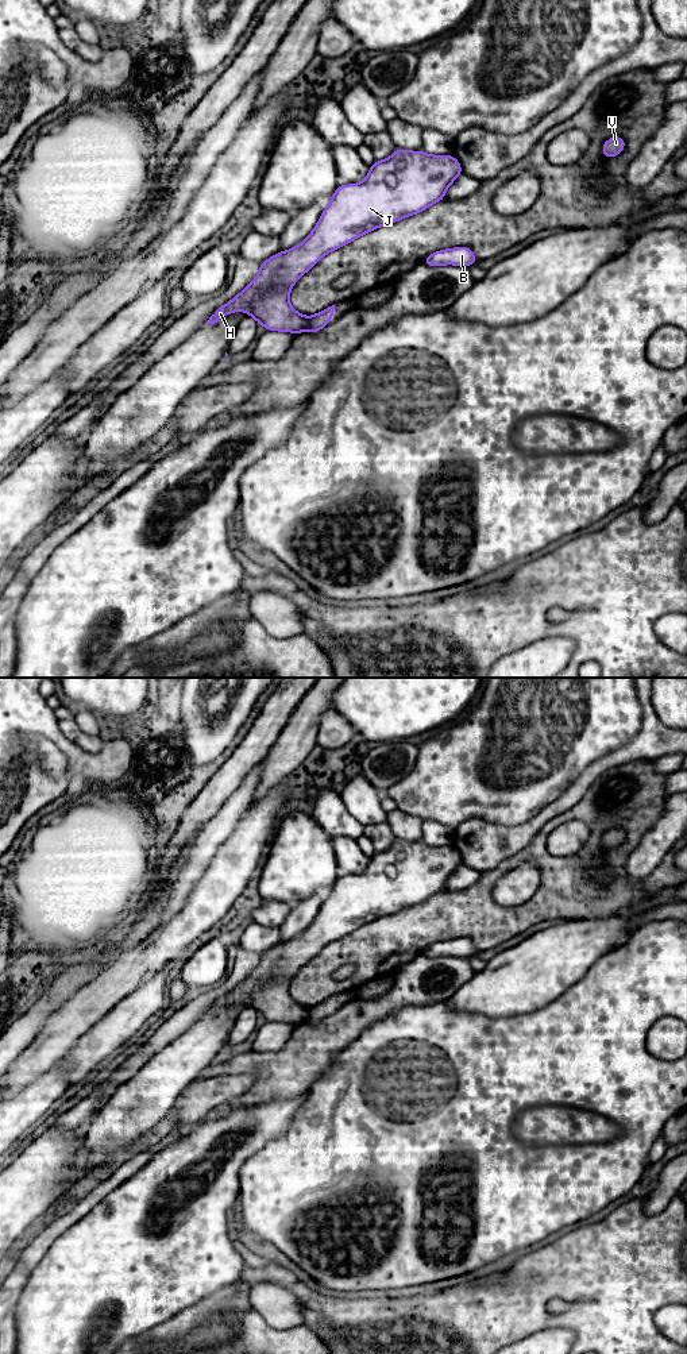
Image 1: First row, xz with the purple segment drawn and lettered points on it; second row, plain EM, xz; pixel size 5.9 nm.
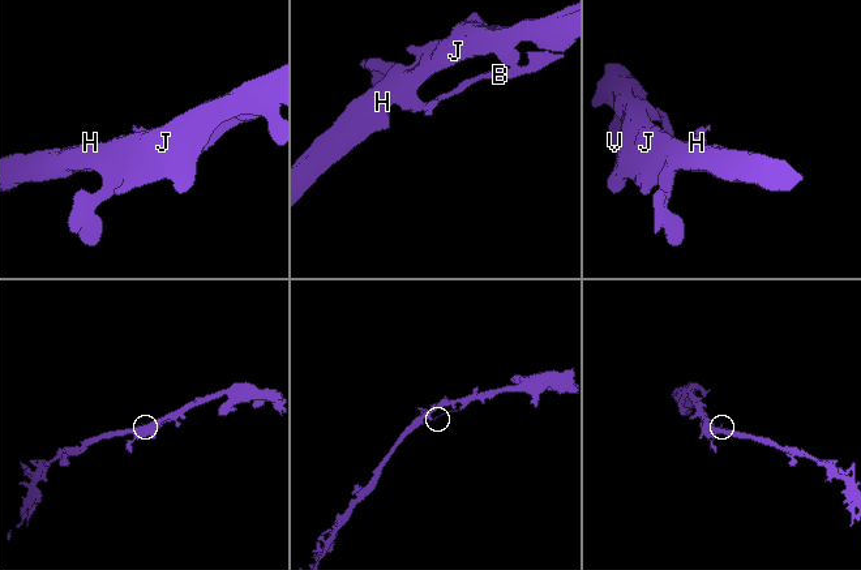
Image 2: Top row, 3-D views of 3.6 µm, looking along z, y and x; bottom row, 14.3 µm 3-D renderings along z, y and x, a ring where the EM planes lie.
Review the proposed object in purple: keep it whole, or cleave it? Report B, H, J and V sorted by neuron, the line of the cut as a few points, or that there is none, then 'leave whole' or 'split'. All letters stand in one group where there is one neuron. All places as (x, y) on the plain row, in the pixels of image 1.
B / H J V | xz (308, 1009), (305, 1019) | split

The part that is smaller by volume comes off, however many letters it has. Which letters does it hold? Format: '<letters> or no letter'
B

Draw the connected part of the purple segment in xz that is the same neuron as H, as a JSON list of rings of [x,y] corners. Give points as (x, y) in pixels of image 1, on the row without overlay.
[[[395,840],[387,850],[370,857],[364,872],[337,876],[302,934],[259,954],[259,963],[250,976],[217,999],[205,1015],[244,1002],[267,1022],[304,1023],[308,1008],[289,994],[298,969],[329,942],[444,891],[447,879],[462,865],[462,857],[452,845],[429,846],[422,841]]]

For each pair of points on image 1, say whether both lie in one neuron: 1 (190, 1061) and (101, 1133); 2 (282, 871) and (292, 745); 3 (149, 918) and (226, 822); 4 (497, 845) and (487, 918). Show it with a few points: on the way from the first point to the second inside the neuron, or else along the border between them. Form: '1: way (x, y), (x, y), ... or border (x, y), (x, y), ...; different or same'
1: way (169, 1075), (123, 1118); same
2: border (286, 809), (271, 838); different
3: way (173, 894), (220, 847); same
4: border (521, 851), (502, 860), (494, 868), (479, 874); different

